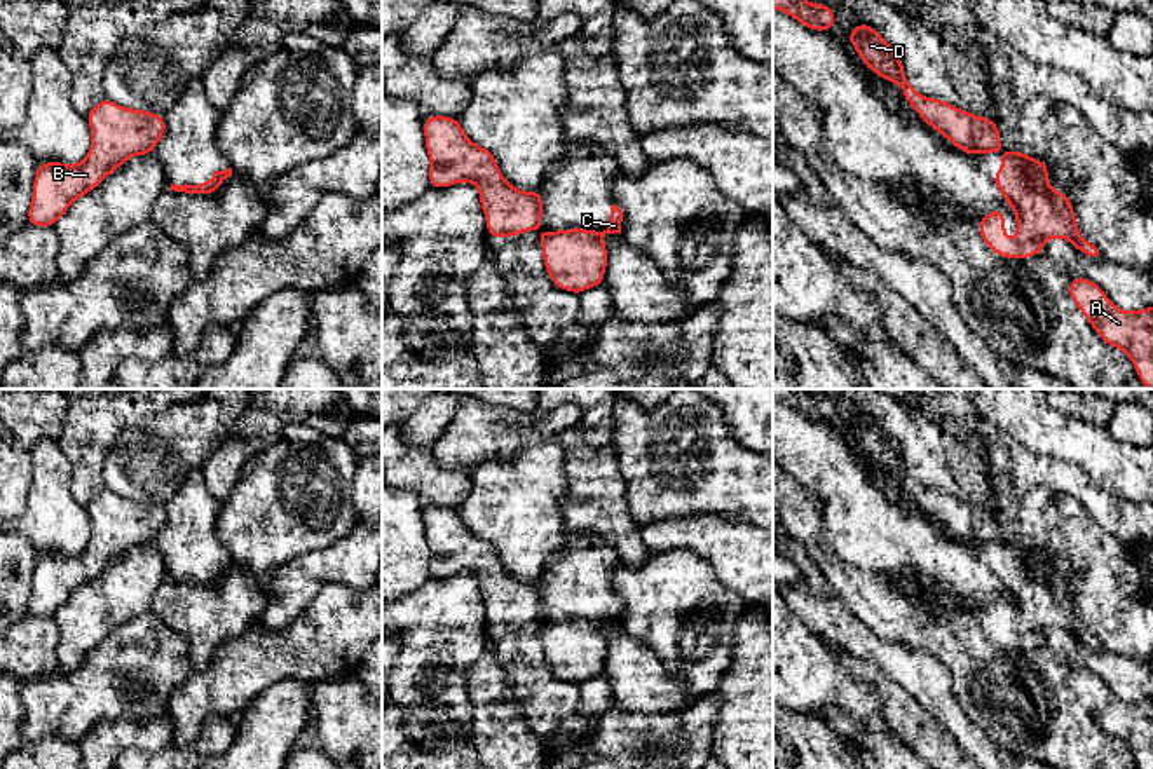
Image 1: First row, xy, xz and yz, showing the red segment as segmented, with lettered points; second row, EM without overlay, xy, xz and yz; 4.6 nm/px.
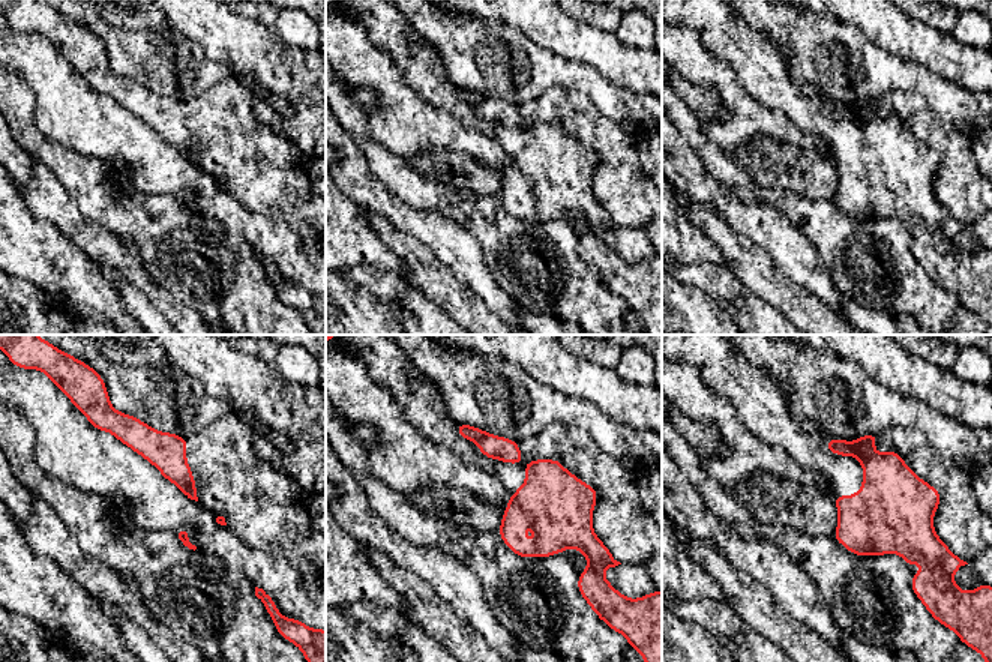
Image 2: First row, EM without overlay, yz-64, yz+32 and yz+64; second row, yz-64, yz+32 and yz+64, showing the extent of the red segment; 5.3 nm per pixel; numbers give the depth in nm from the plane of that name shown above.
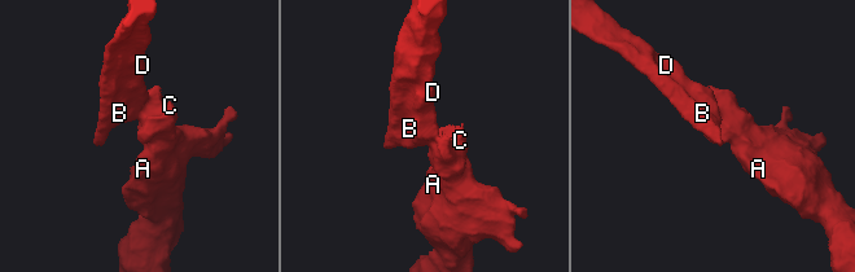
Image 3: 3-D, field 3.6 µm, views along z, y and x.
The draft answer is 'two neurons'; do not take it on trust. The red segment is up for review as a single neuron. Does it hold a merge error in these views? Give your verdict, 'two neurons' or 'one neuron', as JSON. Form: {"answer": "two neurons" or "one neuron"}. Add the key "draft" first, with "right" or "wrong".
{"draft": "right", "answer": "two neurons"}

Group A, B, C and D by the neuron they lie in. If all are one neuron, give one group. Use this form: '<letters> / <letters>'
A C / B D

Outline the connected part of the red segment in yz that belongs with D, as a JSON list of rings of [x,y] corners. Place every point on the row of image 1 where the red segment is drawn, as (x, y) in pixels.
[[[862,21],[848,31],[848,38],[863,65],[884,80],[898,84],[904,91],[904,99],[914,106],[923,122],[945,136],[952,146],[977,153],[1001,150],[998,122],[919,94],[907,82],[898,54],[872,26]]]

